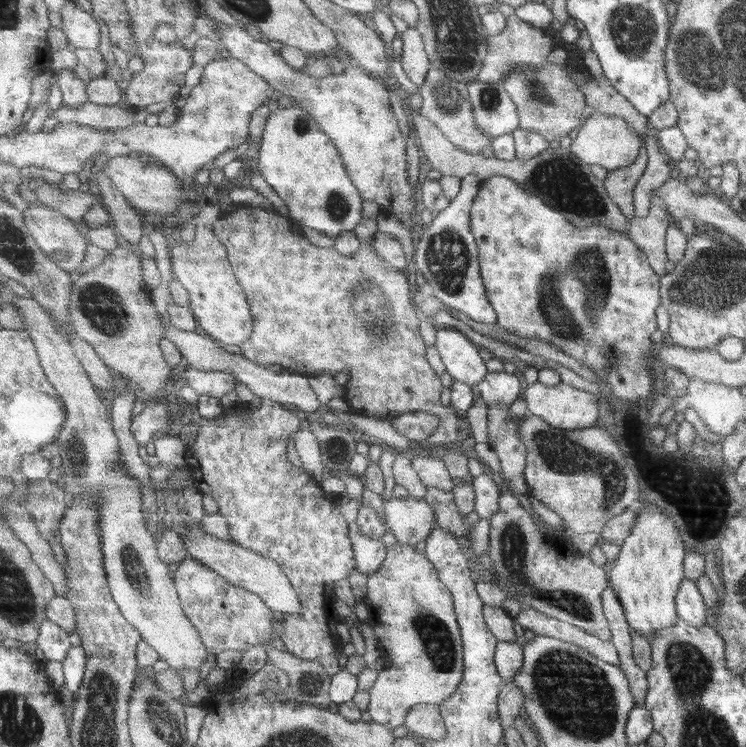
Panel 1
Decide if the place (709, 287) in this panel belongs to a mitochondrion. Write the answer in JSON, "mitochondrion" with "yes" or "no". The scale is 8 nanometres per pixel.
{"mitochondrion":"yes"}

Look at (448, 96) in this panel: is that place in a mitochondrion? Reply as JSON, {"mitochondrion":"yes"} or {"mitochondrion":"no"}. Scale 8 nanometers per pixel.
{"mitochondrion":"yes"}

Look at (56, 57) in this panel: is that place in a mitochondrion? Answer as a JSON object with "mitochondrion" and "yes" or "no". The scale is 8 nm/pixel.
{"mitochondrion":"no"}

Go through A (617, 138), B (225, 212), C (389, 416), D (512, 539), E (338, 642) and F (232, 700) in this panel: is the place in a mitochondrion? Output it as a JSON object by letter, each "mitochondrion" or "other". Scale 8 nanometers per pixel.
{"A":"other","B":"other","C":"other","D":"mitochondrion","E":"other","F":"other"}

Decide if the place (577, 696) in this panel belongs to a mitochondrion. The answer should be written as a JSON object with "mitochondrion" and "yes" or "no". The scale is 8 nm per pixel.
{"mitochondrion":"yes"}

